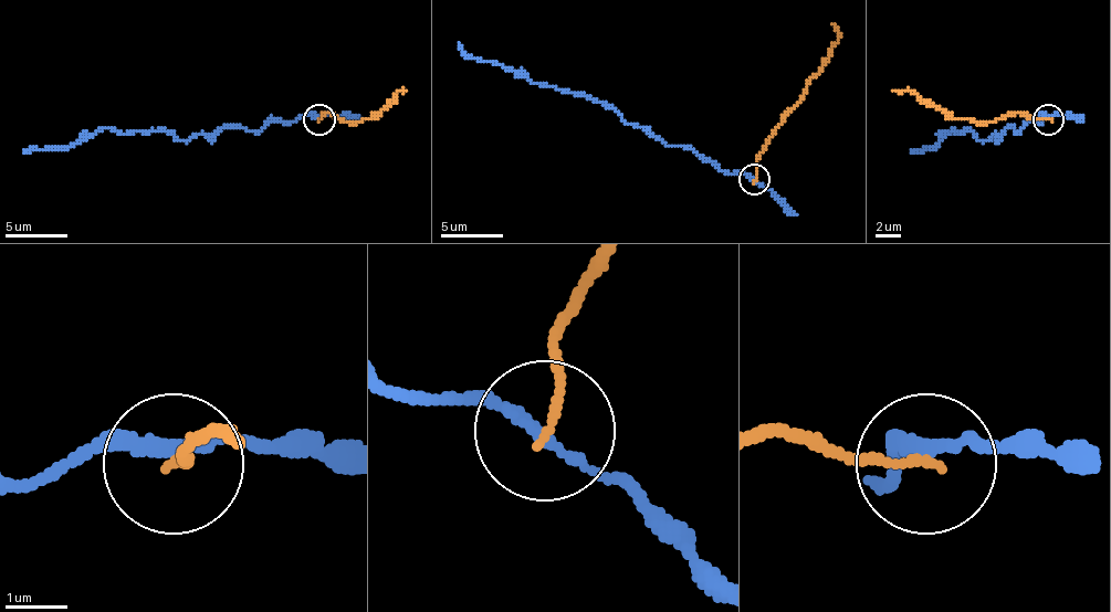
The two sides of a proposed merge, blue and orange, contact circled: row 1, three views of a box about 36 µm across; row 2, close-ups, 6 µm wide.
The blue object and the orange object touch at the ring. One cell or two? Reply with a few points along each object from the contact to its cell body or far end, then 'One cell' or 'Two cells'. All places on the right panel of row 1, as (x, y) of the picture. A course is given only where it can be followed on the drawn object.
Course of blue: (1049, 118), (980, 140), (971, 130), (957, 134), (952, 128), (930, 149), (911, 152). Course of orange: (1049, 118), (1008, 112), (993, 122), (952, 118), (908, 91), (892, 91). Two cells

